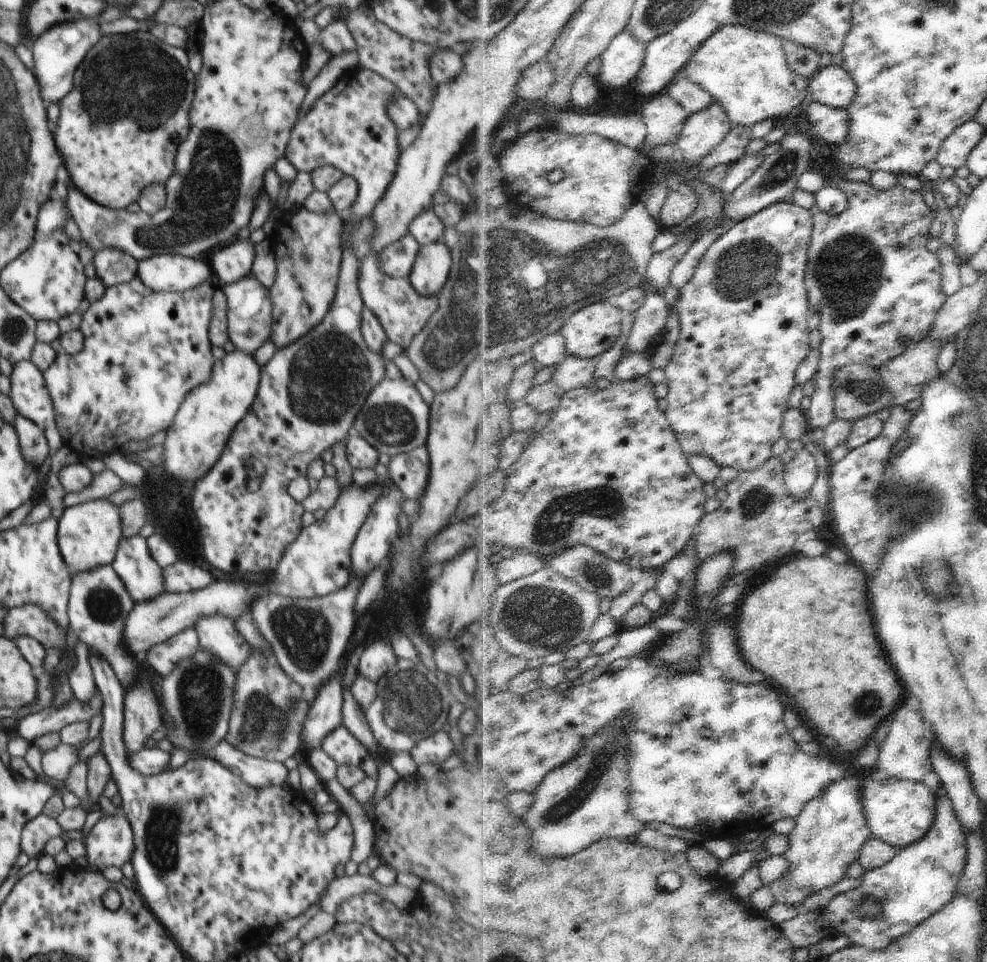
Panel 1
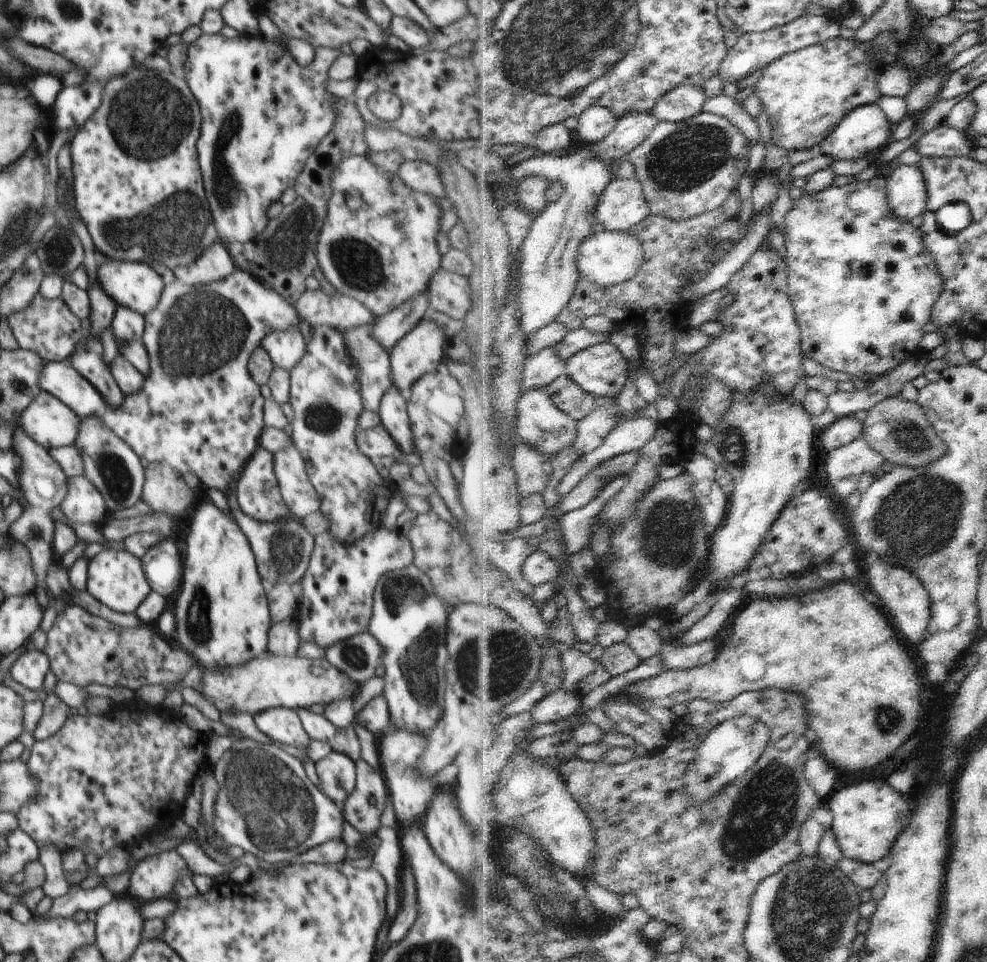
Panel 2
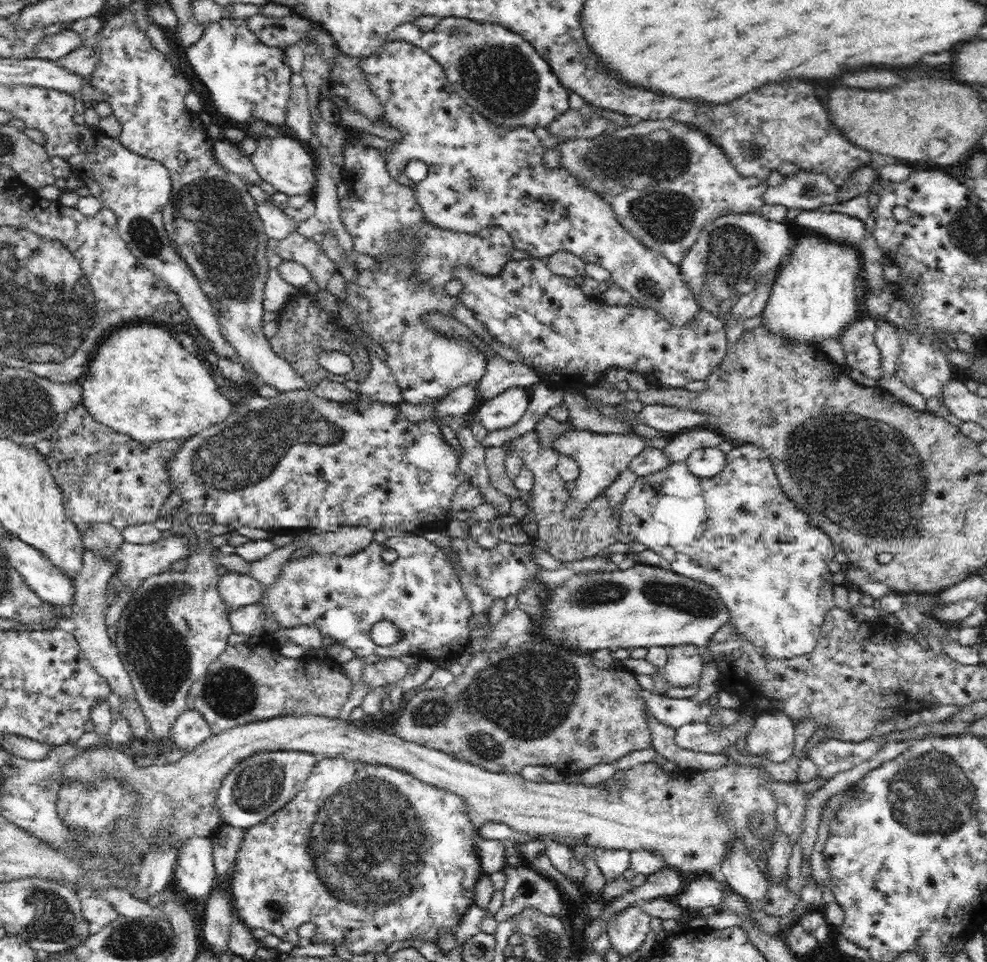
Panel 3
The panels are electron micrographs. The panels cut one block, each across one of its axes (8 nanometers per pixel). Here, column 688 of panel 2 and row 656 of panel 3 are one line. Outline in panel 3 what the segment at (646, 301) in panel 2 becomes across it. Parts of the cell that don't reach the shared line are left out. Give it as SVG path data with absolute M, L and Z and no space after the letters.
M232 630L226 650L209 664L205 675L194 684L188 703L189 708L201 711L209 722L211 731L217 735L252 721L265 721L274 717L311 714L337 718L340 708L348 702L352 688L352 678L345 674L342 662L332 654L318 657L316 654L307 653L298 659L288 658L270 640L270 636Z

